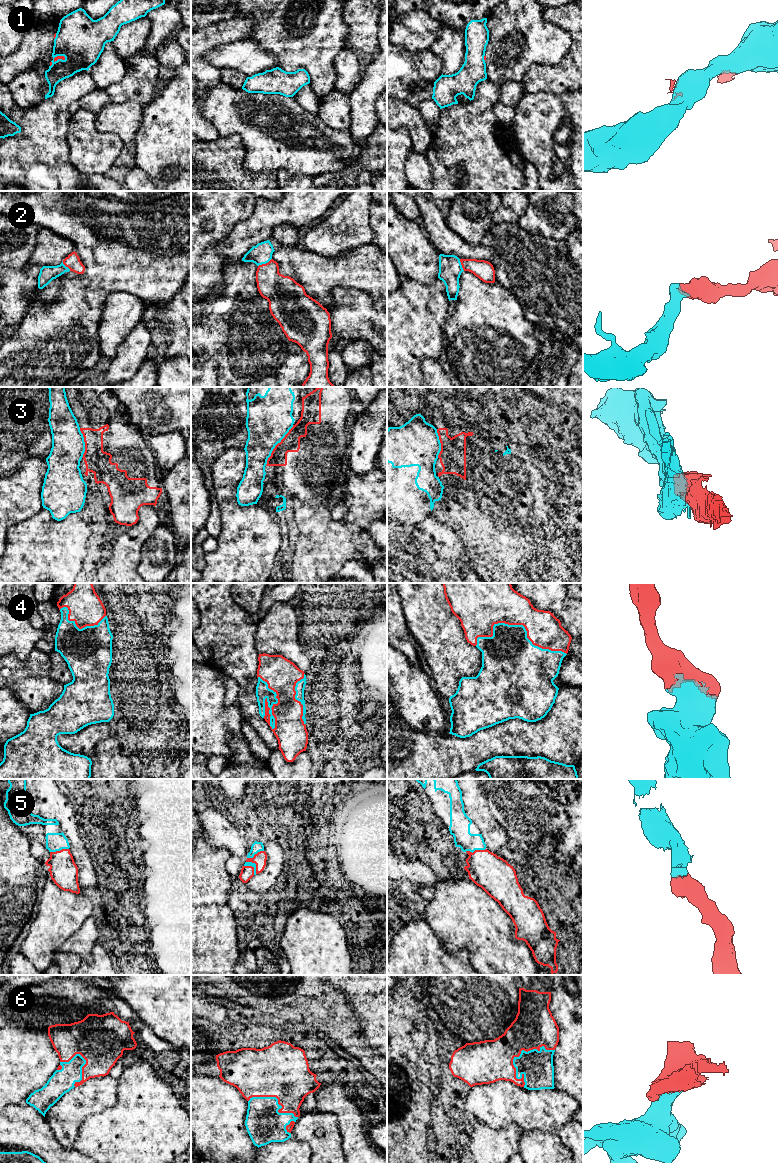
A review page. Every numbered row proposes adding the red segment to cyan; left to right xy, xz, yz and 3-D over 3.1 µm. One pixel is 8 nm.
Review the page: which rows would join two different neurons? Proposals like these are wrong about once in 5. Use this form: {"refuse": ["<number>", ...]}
{"refuse": ["1", "3"]}

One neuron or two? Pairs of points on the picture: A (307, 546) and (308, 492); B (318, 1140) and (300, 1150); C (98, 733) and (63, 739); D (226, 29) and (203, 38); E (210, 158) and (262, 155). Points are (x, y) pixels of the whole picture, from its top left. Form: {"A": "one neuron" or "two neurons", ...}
{"A": "two neurons", "B": "two neurons", "C": "one neuron", "D": "one neuron", "E": "two neurons"}

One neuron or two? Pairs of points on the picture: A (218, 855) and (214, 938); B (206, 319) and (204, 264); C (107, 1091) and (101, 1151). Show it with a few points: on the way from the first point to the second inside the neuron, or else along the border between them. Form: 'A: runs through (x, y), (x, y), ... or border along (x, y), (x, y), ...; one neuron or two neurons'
A: runs through (214, 876), (214, 917); one neuron
B: border along (224, 282), (221, 289), (210, 291), (201, 300); two neurons
C: border along (114, 1105), (97, 1113), (90, 1114), (84, 1121); two neurons

